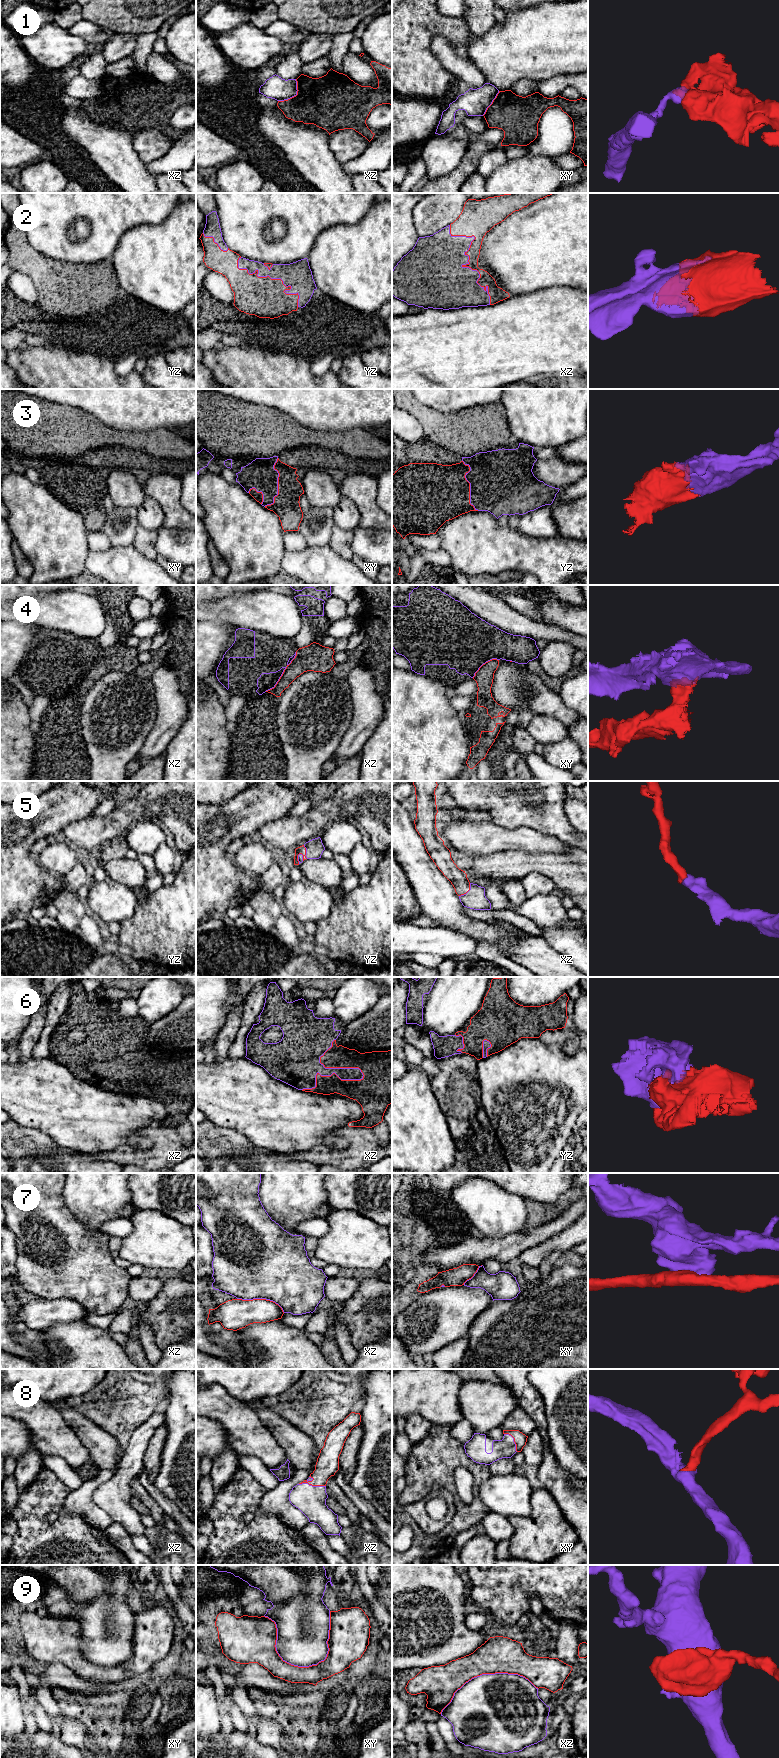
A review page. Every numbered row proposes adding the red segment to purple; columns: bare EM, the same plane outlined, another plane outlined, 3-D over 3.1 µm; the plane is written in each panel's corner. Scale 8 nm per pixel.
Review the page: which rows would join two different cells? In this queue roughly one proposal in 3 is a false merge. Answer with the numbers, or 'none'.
1, 4, 9

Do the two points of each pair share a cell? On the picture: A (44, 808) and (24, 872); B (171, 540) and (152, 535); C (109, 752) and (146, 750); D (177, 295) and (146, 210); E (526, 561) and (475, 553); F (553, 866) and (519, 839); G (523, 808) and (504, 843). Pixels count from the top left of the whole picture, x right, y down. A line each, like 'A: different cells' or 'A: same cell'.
A: same cell
B: different cells
C: different cells
D: different cells
E: same cell
F: different cells
G: different cells

